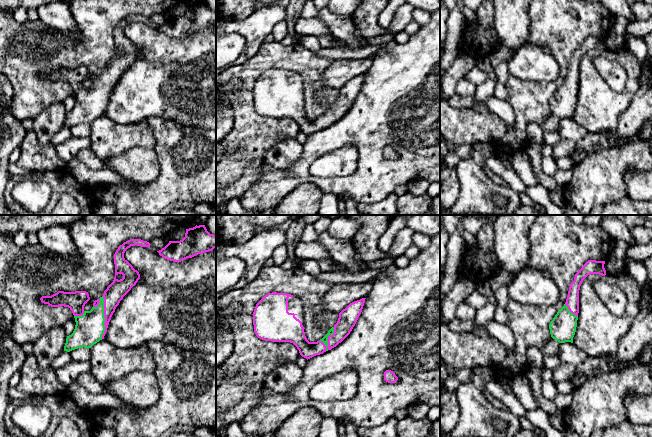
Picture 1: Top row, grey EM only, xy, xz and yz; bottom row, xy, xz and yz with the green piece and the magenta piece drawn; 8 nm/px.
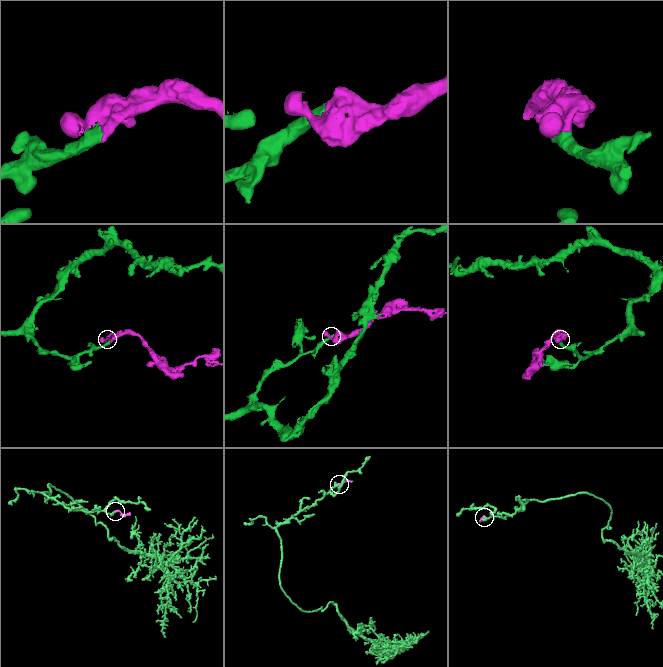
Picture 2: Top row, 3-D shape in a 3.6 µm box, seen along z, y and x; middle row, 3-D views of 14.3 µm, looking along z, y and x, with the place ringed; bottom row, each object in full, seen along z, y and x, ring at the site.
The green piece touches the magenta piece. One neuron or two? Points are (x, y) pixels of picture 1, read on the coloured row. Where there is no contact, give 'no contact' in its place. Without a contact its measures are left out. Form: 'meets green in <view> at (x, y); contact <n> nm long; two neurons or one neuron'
meets green in xy at (104, 317); contact 340 nm long; one neuron

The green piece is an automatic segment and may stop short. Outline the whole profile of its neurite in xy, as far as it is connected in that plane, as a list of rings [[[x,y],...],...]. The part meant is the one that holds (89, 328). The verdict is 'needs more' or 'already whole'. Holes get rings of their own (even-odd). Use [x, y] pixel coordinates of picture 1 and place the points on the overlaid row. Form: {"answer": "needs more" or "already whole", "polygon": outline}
{"answer": "needs more", "polygon": [[[130,239],[118,247],[114,254],[115,277],[113,282],[104,291],[99,299],[95,300],[90,311],[85,311],[84,306],[90,300],[86,291],[64,292],[58,291],[51,296],[42,296],[41,302],[51,307],[64,306],[68,307],[75,318],[75,329],[73,333],[66,338],[64,351],[70,352],[78,348],[91,348],[94,344],[104,339],[107,328],[116,307],[119,305],[123,297],[136,285],[140,279],[140,274],[133,266],[124,258],[125,251],[131,246],[142,246],[150,248],[150,243],[141,239]]]}

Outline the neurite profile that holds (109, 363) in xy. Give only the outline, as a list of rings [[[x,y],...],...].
[[[102,339],[90,348],[91,374],[102,384],[111,383],[134,371],[154,373],[156,363],[147,344],[118,348]]]

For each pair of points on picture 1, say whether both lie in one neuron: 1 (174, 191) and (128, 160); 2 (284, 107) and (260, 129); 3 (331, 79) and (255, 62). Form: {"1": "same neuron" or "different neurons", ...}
{"1": "different neurons", "2": "different neurons", "3": "different neurons"}

